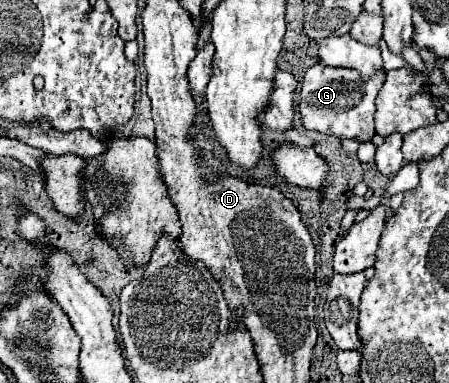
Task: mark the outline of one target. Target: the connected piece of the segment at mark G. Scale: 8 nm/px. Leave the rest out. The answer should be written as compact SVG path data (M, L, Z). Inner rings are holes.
M322 63L310 67L302 79L300 87L300 103L298 111L302 115L302 123L306 129L332 133L340 139L356 137L360 141L370 141L374 137L374 99L380 91L384 79L368 79L364 81L358 73L348 69L334 69Z

